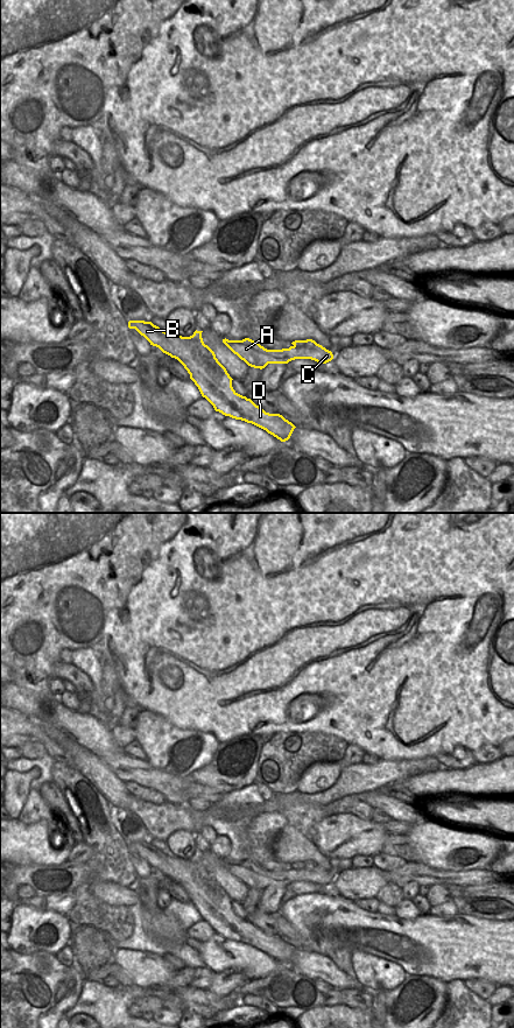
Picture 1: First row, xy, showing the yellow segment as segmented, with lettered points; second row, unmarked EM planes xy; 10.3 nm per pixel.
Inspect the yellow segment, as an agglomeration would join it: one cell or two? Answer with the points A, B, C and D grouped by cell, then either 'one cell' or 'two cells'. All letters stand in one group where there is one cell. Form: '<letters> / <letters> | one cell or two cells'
A C / B D | two cells

